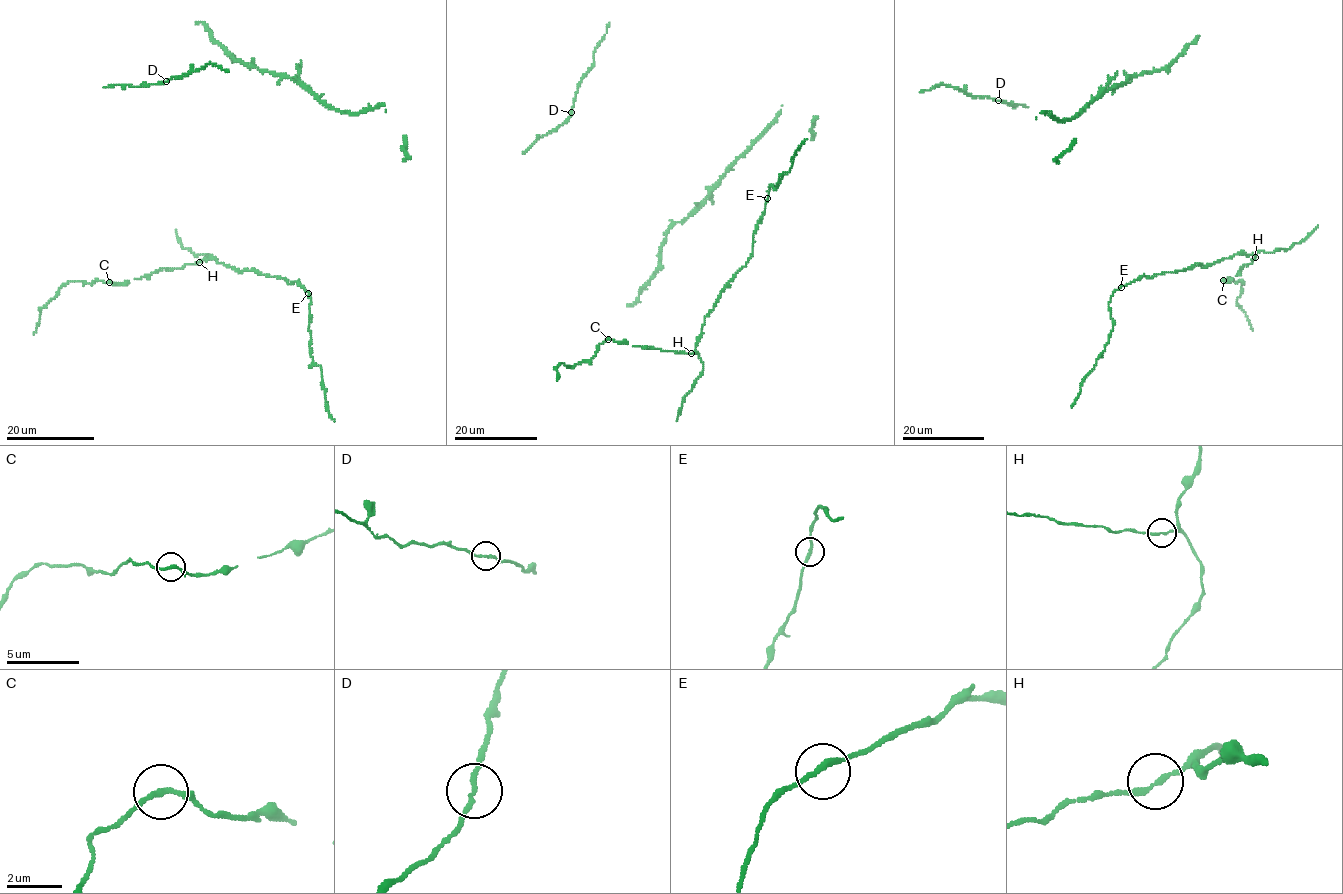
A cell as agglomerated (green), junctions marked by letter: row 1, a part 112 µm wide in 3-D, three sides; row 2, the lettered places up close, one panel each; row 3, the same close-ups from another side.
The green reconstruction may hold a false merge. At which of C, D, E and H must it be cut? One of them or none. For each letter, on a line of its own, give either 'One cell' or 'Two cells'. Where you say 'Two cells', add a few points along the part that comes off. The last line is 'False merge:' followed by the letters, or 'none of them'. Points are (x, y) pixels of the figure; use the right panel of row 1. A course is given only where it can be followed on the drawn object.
C: One cell
D: One cell
E: One cell
H: One cell
False merge: none of them

